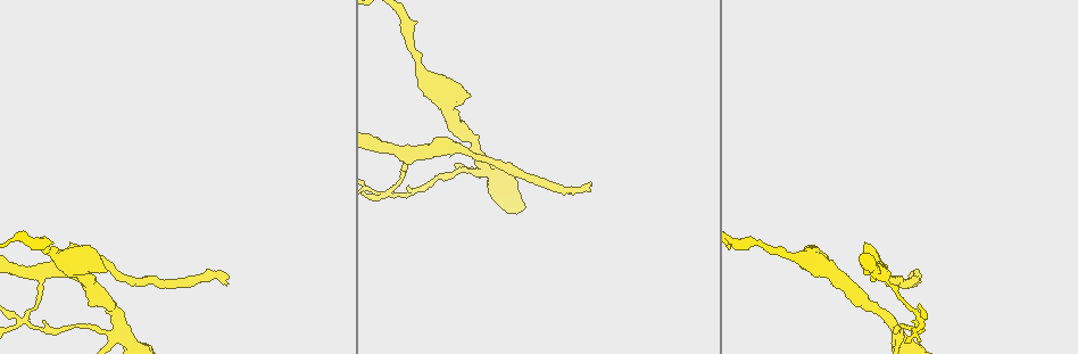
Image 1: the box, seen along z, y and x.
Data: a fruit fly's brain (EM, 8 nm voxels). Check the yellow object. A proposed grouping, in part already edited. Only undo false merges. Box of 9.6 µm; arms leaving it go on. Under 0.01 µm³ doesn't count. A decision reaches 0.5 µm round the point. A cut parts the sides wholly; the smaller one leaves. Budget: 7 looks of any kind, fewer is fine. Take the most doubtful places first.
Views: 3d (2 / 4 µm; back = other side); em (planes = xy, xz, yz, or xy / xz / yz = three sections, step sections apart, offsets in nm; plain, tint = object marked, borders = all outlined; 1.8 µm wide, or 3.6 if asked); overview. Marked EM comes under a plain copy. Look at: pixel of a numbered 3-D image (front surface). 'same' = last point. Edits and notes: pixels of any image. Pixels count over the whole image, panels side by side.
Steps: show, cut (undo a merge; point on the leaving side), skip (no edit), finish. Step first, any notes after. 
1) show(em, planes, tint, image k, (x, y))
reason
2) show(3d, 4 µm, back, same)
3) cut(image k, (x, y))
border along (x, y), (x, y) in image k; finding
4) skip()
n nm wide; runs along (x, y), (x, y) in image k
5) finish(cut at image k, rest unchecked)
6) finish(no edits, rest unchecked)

show(3d, 2 µm, image 1, (922, 322))
three arms meet

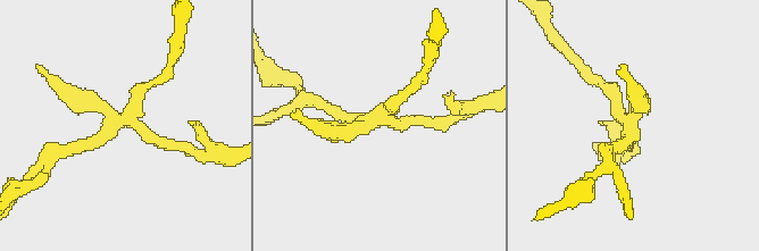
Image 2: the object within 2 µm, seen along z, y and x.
show(em, xz, step 8, tint, image 2, (146, 135))
now the EM

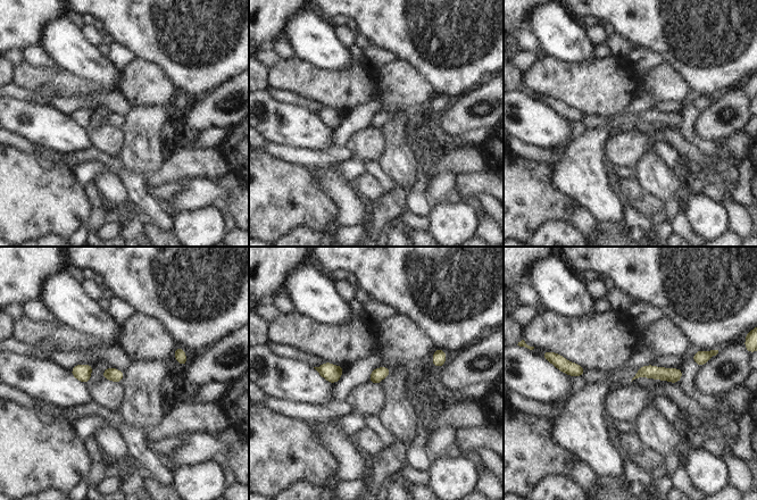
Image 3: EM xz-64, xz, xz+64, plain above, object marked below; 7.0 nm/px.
show(em, planes, tint, same)

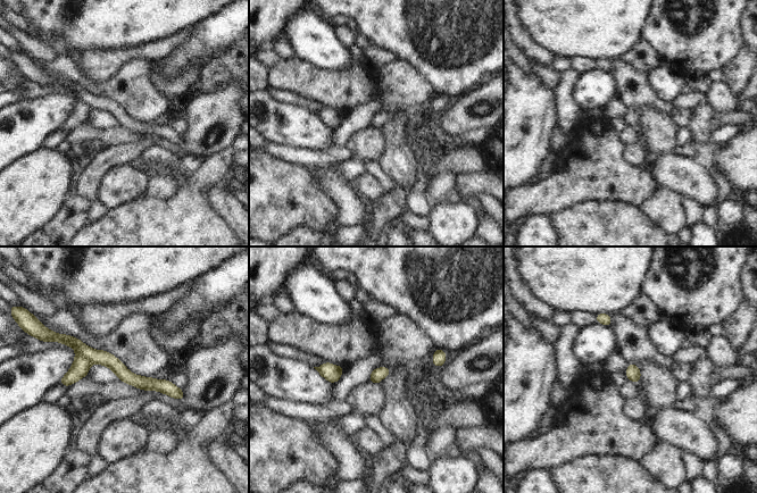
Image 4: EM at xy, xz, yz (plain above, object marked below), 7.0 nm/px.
cut(image 4, (80, 368))
border along (76, 352), (91, 362) in image 4; two neurons meet here

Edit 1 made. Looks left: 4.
show(3d, 2 µm, image 1, (484, 174))
thin arm on a thick one

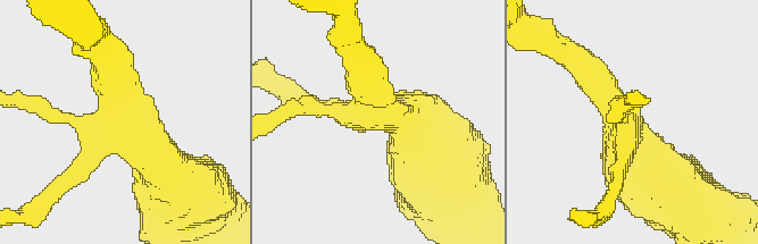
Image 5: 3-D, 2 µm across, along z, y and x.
show(em, planes, tint, image 5, (127, 124))
4 arms

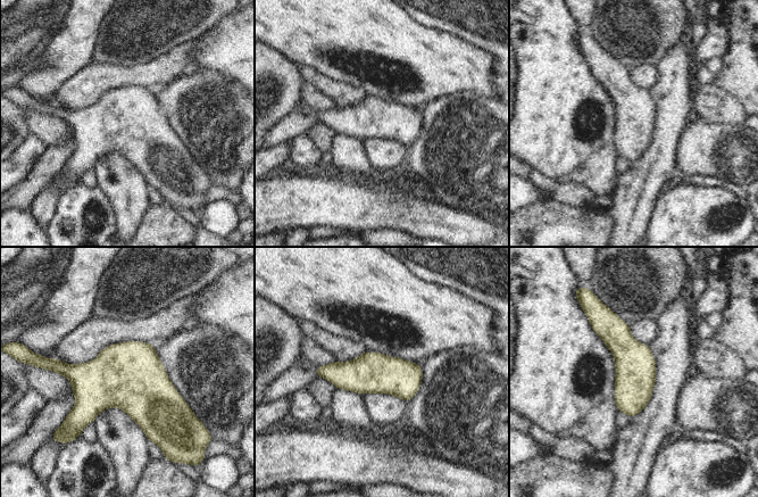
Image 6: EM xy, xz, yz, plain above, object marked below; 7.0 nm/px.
skip()
280 nm wide; continuous, no second neuron

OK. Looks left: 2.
finish(cut at image 4, rest unchecked)

